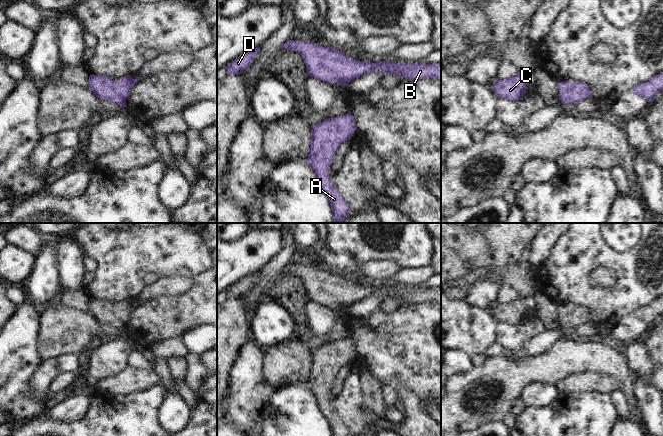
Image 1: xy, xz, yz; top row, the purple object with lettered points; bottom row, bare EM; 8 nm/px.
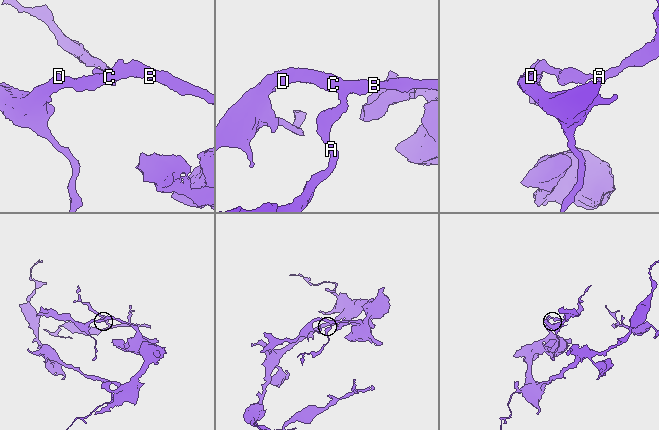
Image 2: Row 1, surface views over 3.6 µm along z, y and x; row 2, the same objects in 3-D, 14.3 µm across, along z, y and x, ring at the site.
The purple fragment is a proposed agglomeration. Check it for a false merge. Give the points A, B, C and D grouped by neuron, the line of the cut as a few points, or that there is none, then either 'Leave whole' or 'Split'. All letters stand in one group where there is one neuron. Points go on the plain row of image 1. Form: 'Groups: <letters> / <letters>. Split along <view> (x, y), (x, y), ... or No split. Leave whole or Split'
Groups: A B C D. No split. Leave whole.

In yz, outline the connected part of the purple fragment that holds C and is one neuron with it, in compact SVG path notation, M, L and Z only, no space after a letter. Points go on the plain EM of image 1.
M521 298L502 305L497 303L491 311L499 322L506 322L512 325L523 321L527 313Z

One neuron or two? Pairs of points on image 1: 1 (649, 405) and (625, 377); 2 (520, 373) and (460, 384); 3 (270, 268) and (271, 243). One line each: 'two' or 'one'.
1: two
2: one
3: two

